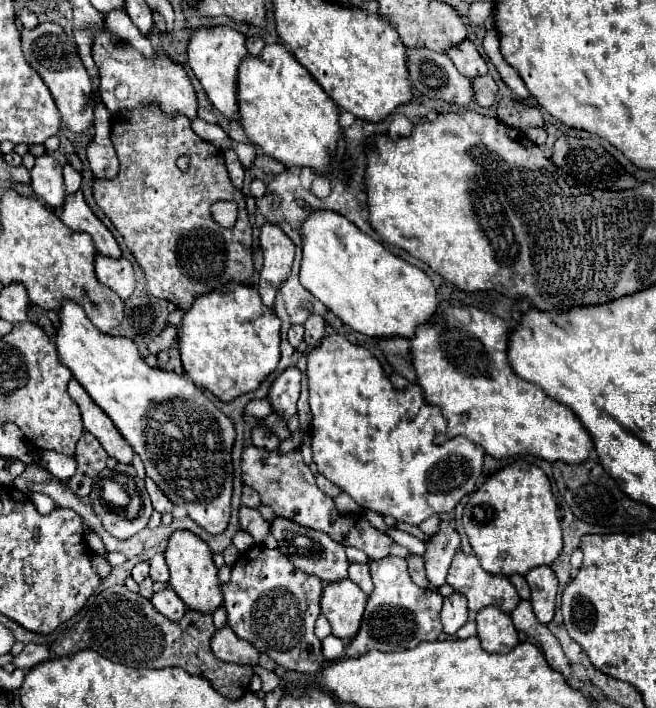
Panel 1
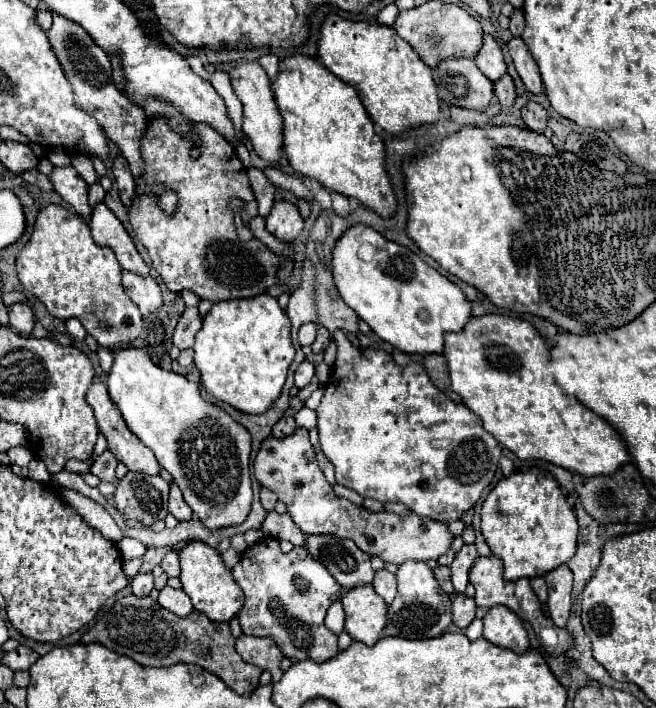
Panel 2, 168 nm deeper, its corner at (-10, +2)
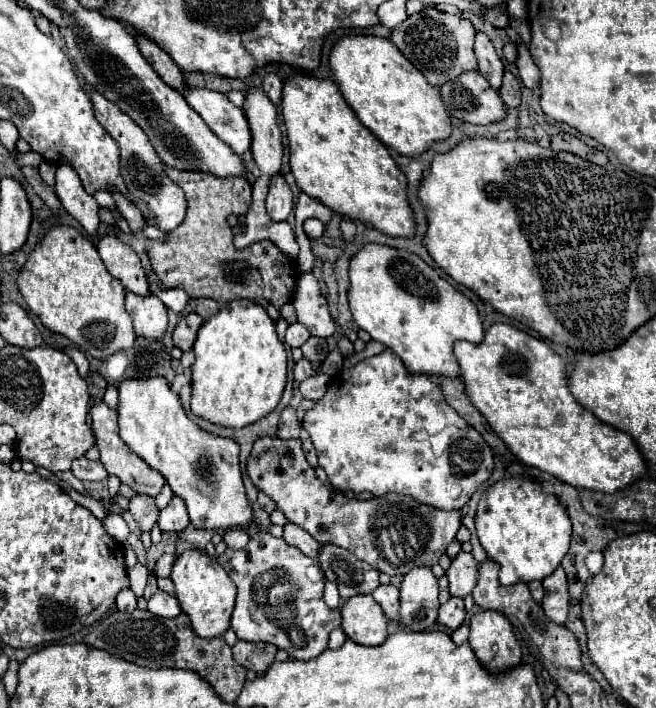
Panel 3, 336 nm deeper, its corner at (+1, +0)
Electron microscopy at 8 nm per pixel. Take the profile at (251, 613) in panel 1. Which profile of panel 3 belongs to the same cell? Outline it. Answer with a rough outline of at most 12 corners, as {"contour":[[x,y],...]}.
{"contour":[[259,531],[217,561],[231,629],[315,659],[341,625],[315,559]]}

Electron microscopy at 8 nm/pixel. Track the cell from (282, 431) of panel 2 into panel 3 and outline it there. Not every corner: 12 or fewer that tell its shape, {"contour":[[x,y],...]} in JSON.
{"contour":[[293,407],[283,409],[277,437],[293,439],[301,433],[301,423]]}

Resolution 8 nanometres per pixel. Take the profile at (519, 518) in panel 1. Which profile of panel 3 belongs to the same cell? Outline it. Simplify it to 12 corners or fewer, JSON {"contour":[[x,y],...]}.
{"contour":[[523,477],[483,491],[475,529],[501,585],[545,579],[571,541],[553,495]]}

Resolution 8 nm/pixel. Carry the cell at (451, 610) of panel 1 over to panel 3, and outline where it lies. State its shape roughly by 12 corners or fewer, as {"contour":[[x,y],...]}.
{"contour":[[451,597],[439,607],[437,621],[457,629],[465,619],[463,599]]}

